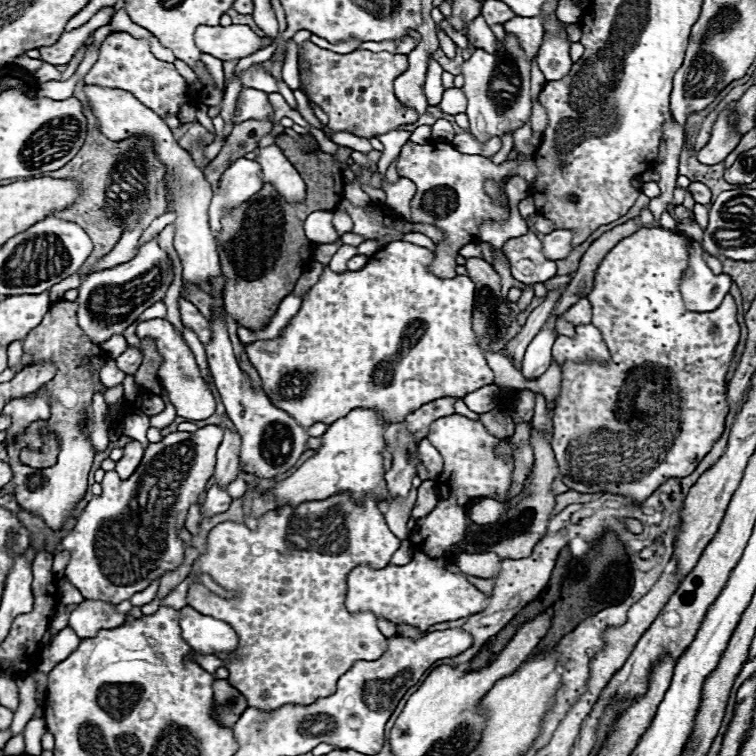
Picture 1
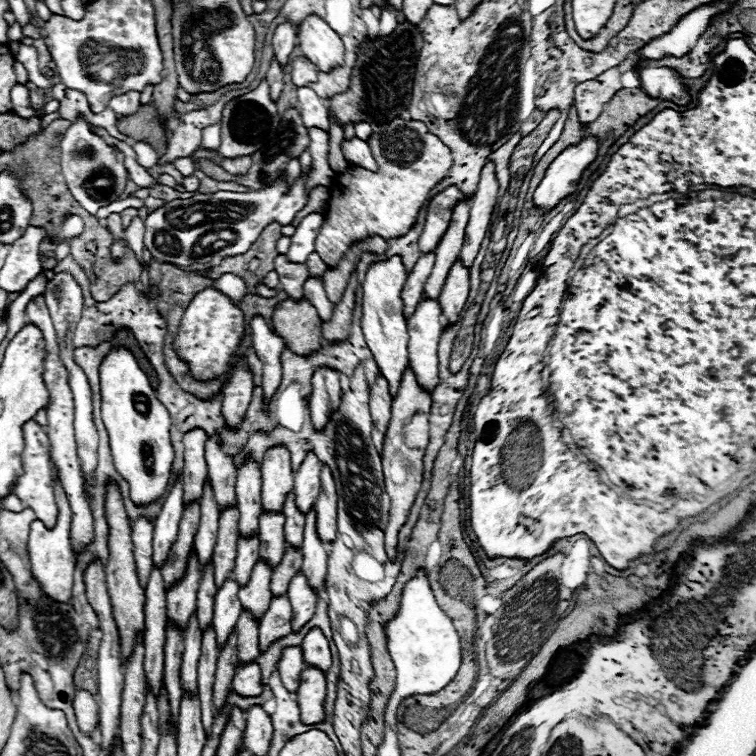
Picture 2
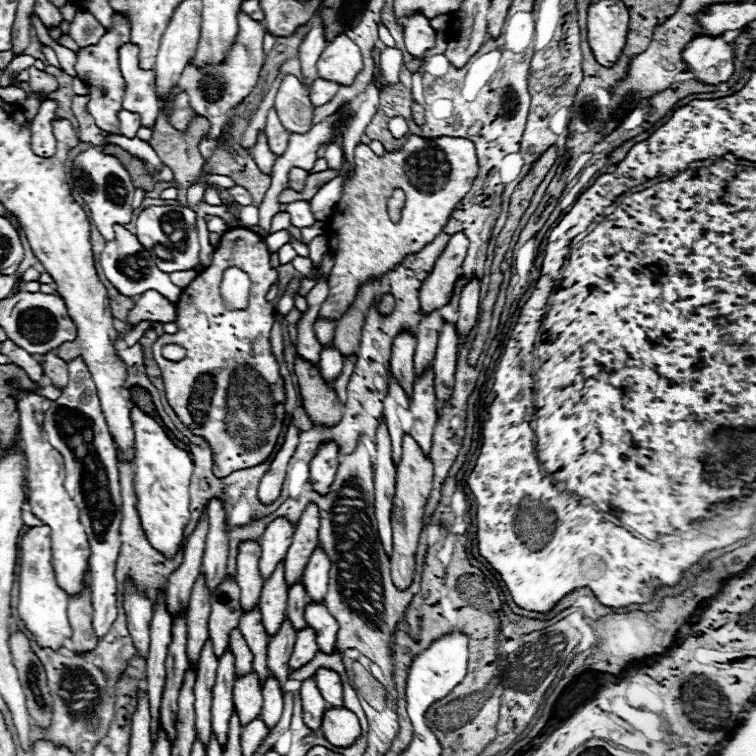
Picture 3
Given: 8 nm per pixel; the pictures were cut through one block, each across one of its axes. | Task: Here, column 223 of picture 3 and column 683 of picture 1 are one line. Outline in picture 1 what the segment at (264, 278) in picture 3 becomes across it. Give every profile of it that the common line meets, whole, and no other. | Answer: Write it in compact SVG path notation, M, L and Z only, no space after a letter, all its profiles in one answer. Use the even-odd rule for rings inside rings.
M642 228L620 240L598 268L594 288L586 298L592 304L592 322L602 332L602 338L612 354L611 361L604 365L566 362L562 368L562 392L552 416L552 448L564 484L574 484L568 486L570 490L582 494L604 490L630 496L632 502L644 502L666 480L694 472L698 460L710 452L714 440L718 440L724 432L726 374L740 340L736 302L730 294L726 294L714 312L686 310L680 294L680 280L688 270L686 240L688 238L676 230ZM600 430L628 434L634 438L590 438ZM644 430L660 430L662 434L672 434L672 438L642 438L642 434L646 434Z

